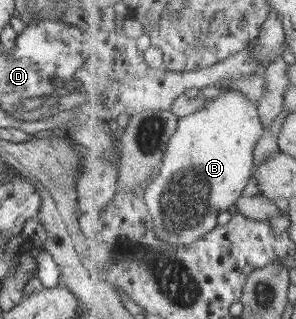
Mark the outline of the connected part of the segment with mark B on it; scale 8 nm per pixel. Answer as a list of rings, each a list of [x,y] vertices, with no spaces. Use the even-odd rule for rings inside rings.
[[[229,89],[207,100],[199,111],[180,118],[177,131],[169,138],[163,152],[160,174],[144,190],[143,200],[151,210],[155,235],[157,232],[160,240],[170,241],[176,246],[191,245],[217,228],[216,220],[220,212],[237,205],[252,178],[252,170],[255,170],[254,150],[262,138],[263,127],[259,103],[251,103],[244,92]]]

